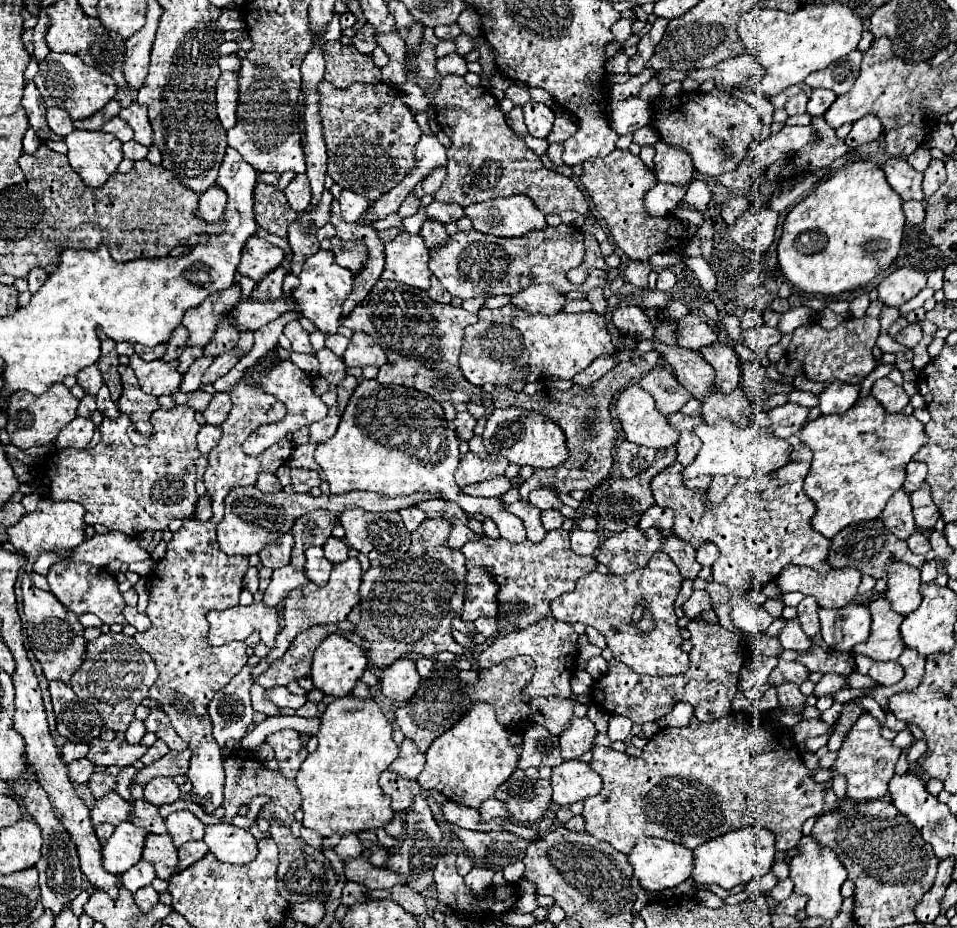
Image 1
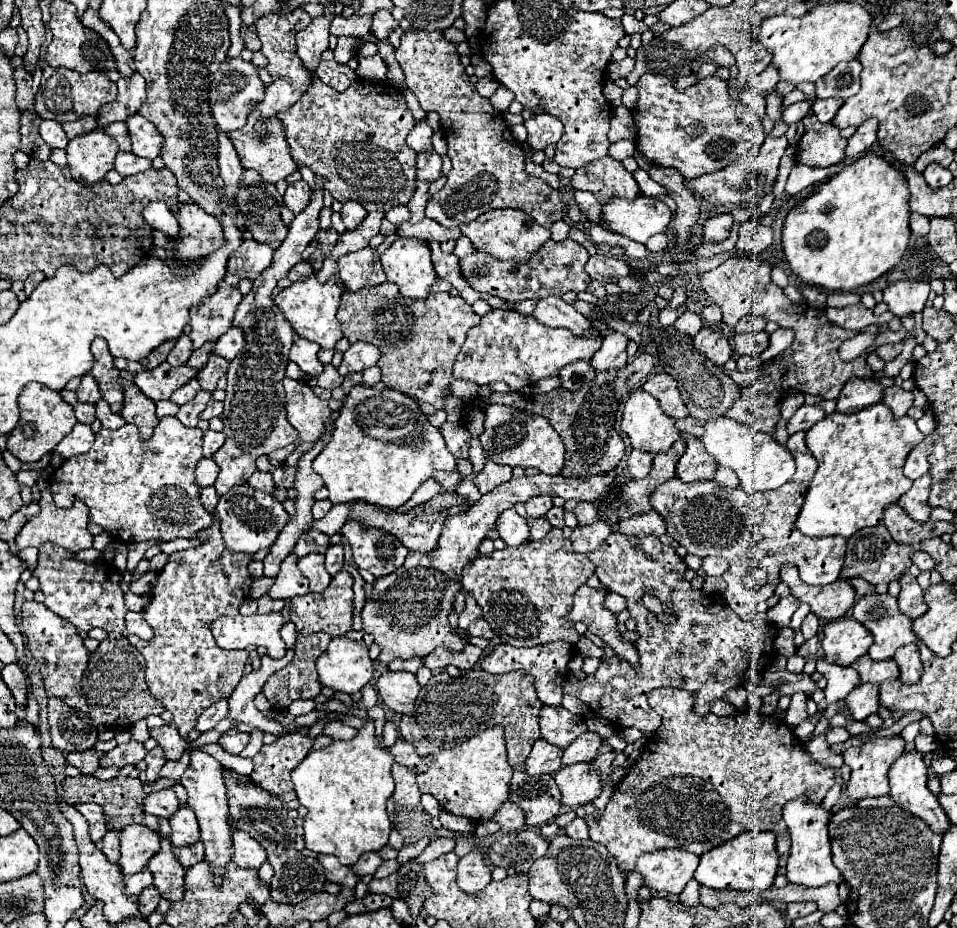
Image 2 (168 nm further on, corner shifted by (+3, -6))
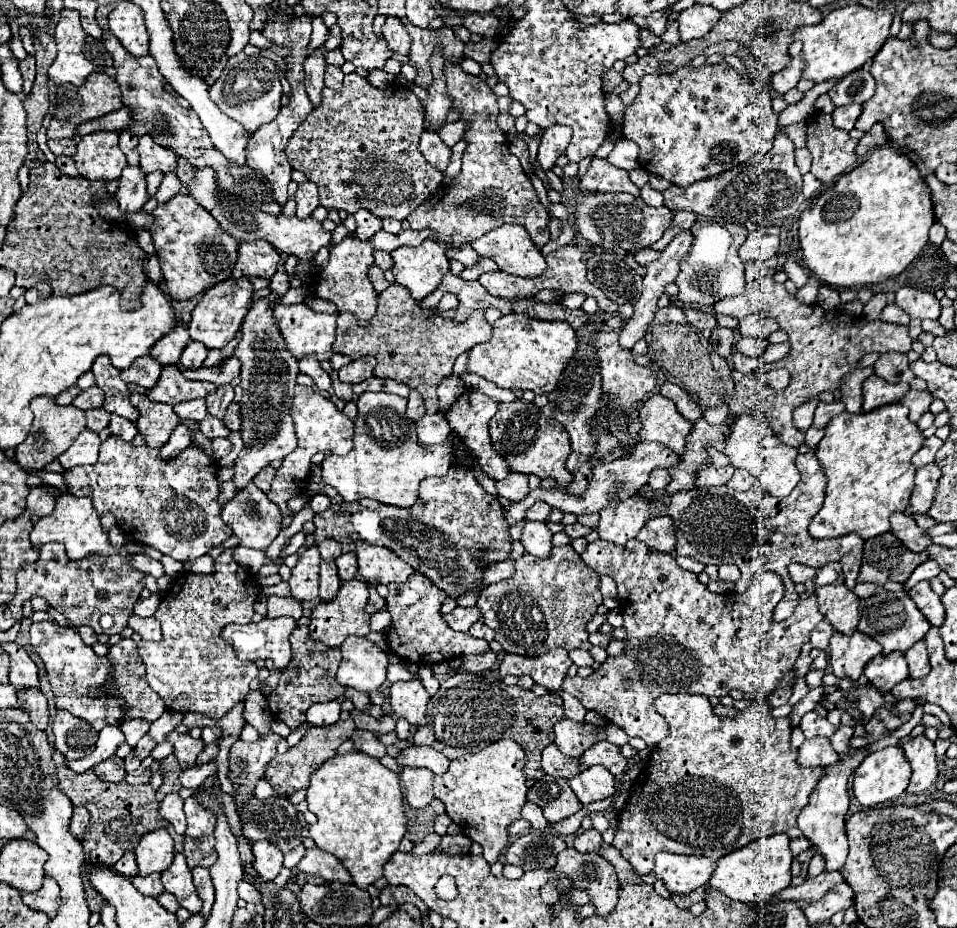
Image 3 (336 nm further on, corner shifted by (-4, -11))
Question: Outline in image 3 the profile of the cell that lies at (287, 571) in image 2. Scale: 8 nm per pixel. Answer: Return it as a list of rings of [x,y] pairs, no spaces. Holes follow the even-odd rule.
[[[312,545],[298,559],[298,565],[292,569],[288,579],[292,587],[292,597],[298,601],[314,601],[318,599],[318,571],[320,571],[320,553],[318,547]]]

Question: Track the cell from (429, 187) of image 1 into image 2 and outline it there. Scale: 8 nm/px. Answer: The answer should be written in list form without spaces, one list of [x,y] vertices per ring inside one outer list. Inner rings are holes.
[[[437,152],[417,156],[417,166],[419,166],[419,172],[417,172],[419,182],[431,184],[431,182],[439,180],[439,176],[441,176],[441,156]]]

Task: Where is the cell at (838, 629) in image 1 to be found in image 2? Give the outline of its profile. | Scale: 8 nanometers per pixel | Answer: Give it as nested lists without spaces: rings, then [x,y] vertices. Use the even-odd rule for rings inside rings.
[[[839,618],[825,626],[823,630],[823,652],[827,662],[849,666],[859,656],[867,654],[873,644],[873,634],[865,630],[855,618]]]

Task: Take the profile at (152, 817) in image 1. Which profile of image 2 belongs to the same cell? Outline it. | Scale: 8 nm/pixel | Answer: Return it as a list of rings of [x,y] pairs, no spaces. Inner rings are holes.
[[[79,776],[79,778],[67,778],[63,784],[63,798],[69,804],[81,804],[81,802],[95,802],[101,804],[105,808],[105,818],[107,818],[107,826],[109,830],[123,830],[129,824],[141,824],[147,826],[155,832],[159,832],[159,818],[151,816],[143,810],[143,786],[139,778],[113,778],[113,780],[99,780],[93,776]]]

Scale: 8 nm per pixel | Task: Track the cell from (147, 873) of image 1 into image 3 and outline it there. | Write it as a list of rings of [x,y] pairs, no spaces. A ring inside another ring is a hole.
[[[150,873],[146,877],[136,875],[136,877],[132,877],[132,885],[138,891],[142,891],[144,895],[150,895],[150,897],[158,897],[164,891],[164,887],[160,883],[160,873]]]

